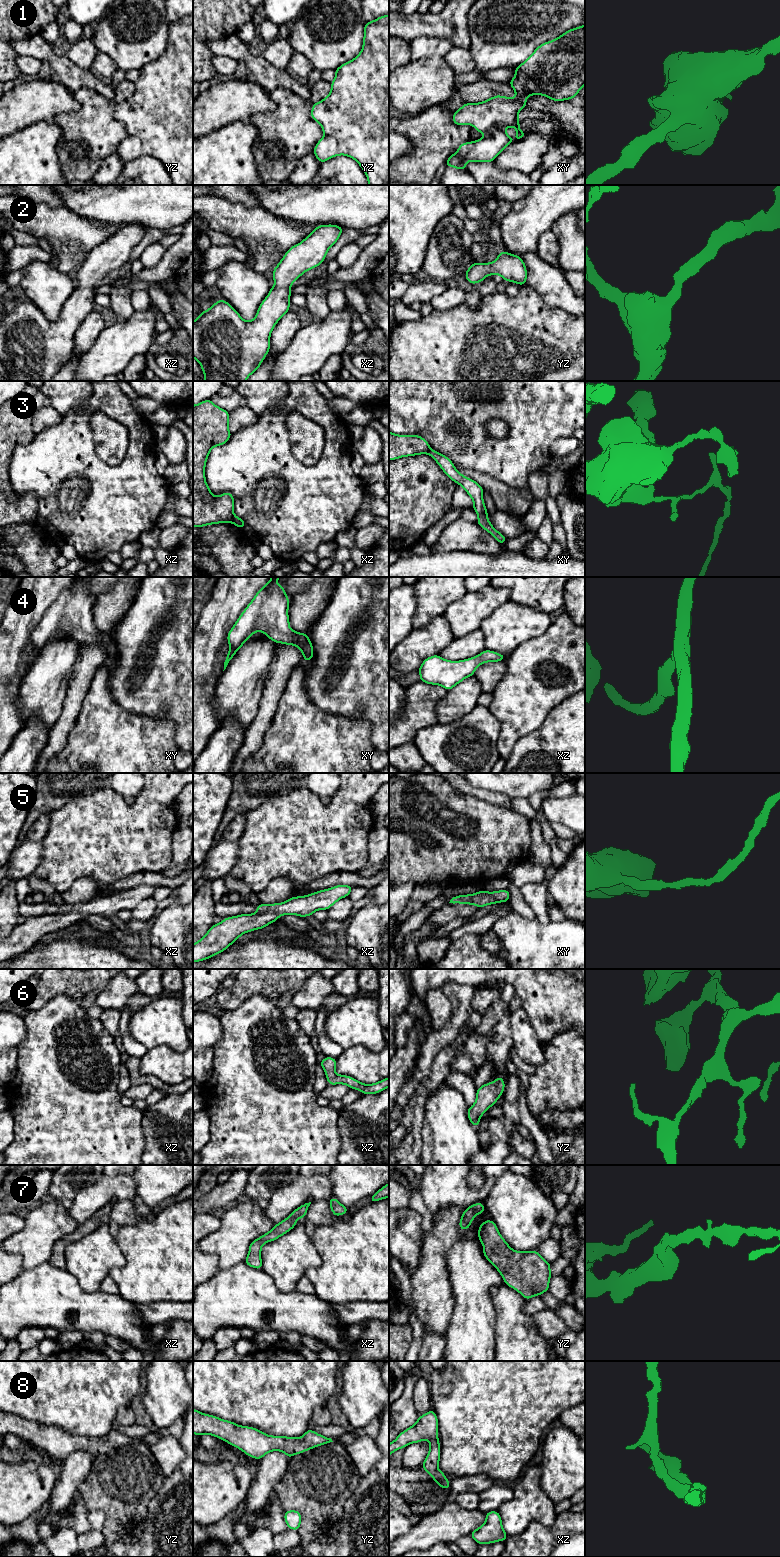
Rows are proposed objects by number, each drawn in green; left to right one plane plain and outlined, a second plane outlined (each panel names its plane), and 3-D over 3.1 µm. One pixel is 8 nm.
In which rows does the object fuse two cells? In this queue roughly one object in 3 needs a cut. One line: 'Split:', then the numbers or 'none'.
Split: 3

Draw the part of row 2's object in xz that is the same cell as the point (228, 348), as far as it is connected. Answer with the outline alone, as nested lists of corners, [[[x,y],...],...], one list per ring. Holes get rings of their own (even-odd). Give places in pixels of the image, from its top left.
[[[319,225],[305,239],[292,246],[273,269],[275,285],[258,307],[255,318],[245,321],[225,300],[219,299],[193,321],[193,358],[201,365],[204,381],[246,381],[261,365],[270,350],[270,335],[276,323],[289,311],[292,283],[307,270],[322,264],[344,228]]]

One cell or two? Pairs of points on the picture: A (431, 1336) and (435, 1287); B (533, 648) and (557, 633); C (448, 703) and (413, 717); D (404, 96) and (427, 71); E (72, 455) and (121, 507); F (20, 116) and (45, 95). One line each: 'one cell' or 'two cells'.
A: two cells
B: one cell
C: two cells
D: one cell
E: one cell
F: one cell

